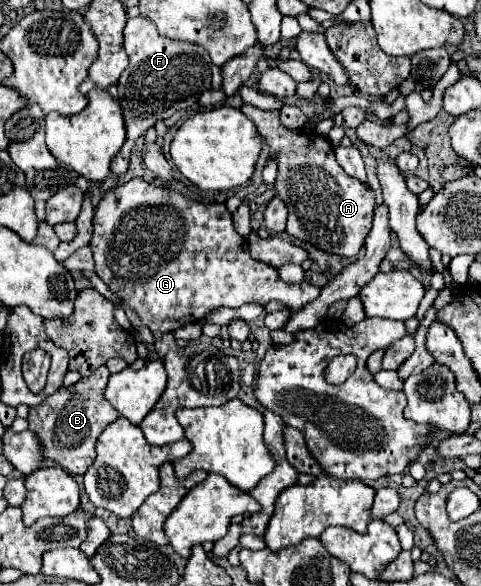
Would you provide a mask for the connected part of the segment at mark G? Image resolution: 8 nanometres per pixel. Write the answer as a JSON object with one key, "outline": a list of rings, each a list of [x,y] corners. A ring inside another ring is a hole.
{"outline":[[[134,178],[108,190],[98,202],[94,208],[94,236],[90,240],[90,248],[94,252],[96,274],[116,294],[124,308],[138,314],[140,322],[150,328],[154,338],[174,332],[188,322],[198,322],[214,308],[238,308],[248,302],[266,306],[270,300],[278,300],[294,314],[304,308],[304,304],[310,304],[316,296],[320,296],[318,286],[310,282],[286,284],[280,280],[276,268],[252,260],[248,240],[234,230],[232,214],[224,204],[194,202],[178,192],[168,192],[160,186],[148,184],[142,178]]]}

